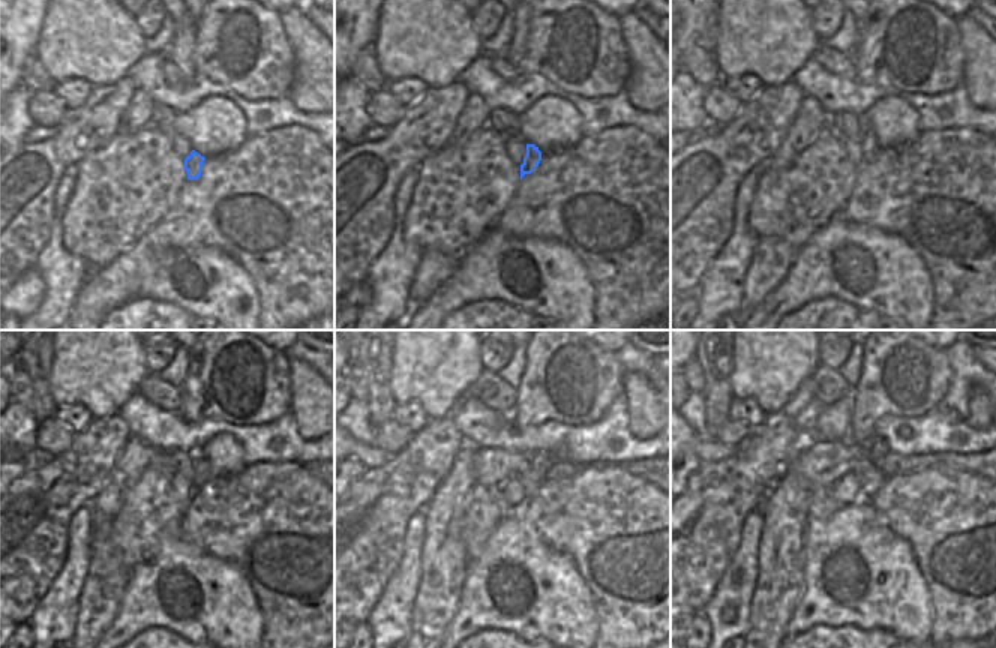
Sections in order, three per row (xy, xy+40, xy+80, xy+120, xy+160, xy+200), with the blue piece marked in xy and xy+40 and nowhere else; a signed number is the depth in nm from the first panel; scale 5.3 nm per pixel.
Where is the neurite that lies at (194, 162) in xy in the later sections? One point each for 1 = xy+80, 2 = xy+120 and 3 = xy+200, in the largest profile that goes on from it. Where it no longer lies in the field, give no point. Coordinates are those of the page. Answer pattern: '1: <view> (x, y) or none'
1: xy+80 (869, 143)
2: xy+120 (201, 471)
3: xy+200 (878, 447)

